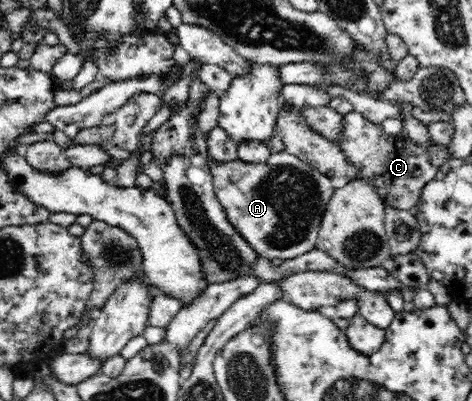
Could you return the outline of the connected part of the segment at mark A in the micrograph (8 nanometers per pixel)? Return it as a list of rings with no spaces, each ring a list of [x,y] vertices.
[[[274,153],[264,164],[238,159],[218,164],[209,157],[213,188],[231,225],[242,234],[244,241],[266,259],[294,259],[315,248],[321,220],[334,185],[328,175],[308,163],[288,154]]]

